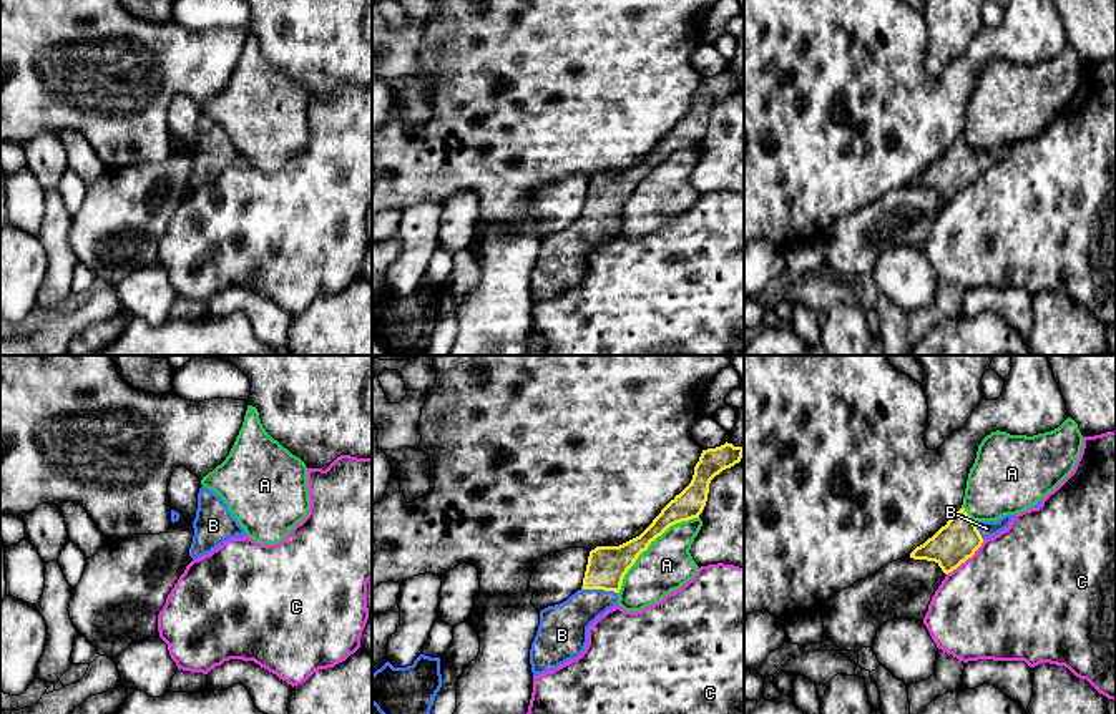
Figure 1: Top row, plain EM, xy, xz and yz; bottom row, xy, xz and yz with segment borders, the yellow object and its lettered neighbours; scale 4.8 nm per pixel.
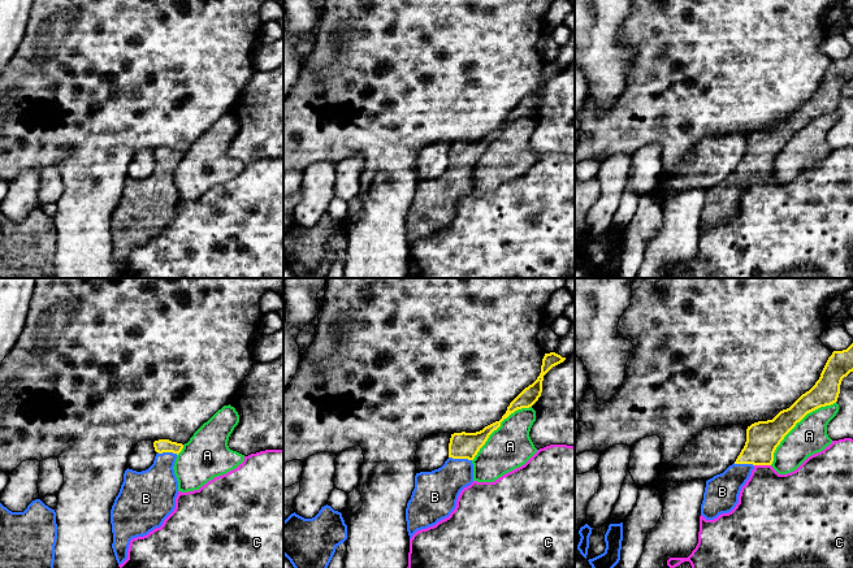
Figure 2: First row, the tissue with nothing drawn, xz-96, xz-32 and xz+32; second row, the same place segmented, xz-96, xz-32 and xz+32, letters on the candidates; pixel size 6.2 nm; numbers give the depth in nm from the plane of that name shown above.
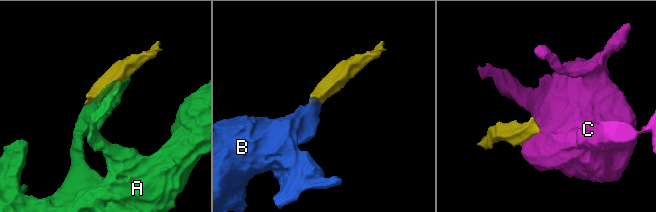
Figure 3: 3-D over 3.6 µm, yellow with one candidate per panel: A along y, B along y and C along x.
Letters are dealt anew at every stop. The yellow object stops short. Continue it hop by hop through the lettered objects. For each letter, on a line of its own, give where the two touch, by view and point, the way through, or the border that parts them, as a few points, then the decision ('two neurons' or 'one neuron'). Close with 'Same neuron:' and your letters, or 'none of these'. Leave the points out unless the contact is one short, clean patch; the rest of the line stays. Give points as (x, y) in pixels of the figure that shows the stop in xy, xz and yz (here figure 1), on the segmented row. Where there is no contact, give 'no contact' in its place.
A: contact xz (650, 543); two neurons
B: contact xz (600, 588); way xz (606, 567), (600, 588), (565, 626); one neuron
C: contact yz (967, 558); two neurons
Same neuron: B

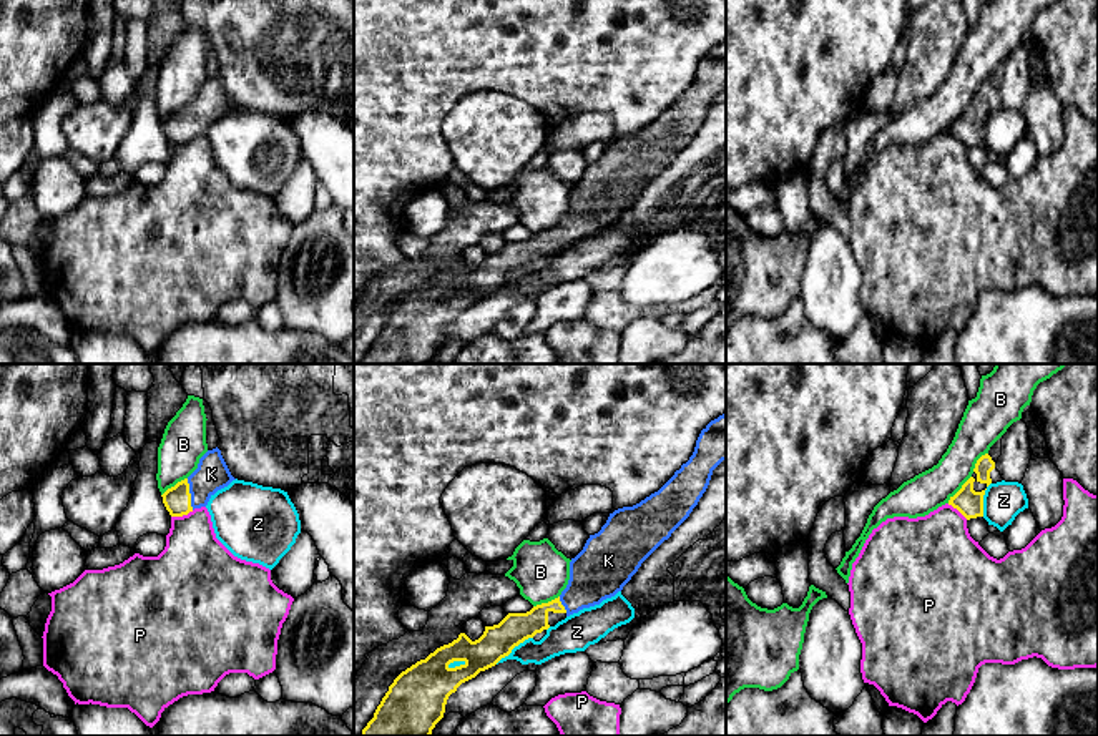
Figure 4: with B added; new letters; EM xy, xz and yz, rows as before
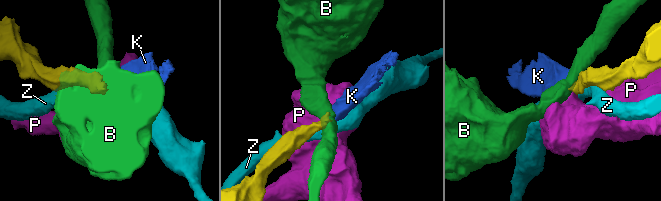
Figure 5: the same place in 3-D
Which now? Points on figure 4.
B: contact yz (960, 489); border yz (970, 475), (947, 502); two neurons
K: contact xy (190, 494); way xy (176, 499), (190, 494), (211, 474); one neuron
P: contact xy (181, 515); border xy (193, 510), (171, 517); two neurons
Z: contact xz (514, 647); two neurons
Same neuron: K

